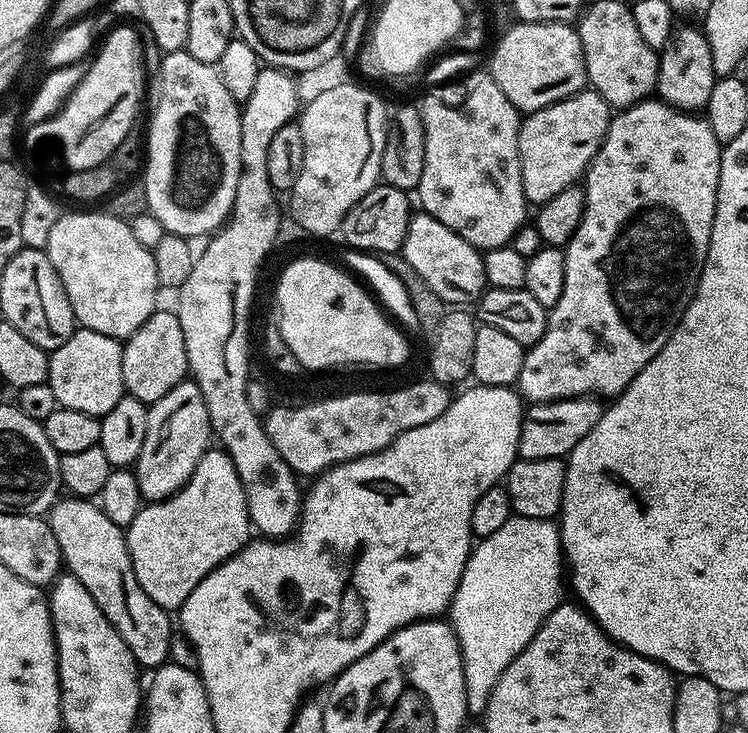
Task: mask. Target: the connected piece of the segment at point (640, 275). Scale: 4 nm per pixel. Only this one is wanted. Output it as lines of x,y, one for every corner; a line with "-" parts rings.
649,98
640,104
635,104
629,108
617,111
613,115
612,121
608,124
608,129
604,135
602,146
596,152
596,157
588,166
587,172
582,177
582,187
584,189
584,213
582,214
582,222
578,226
578,230
572,236
572,240
564,248
564,257
566,258
566,286
562,286
562,298
558,298
558,302
549,311
548,329
546,334
542,334
542,338
534,345
531,345
525,351
524,365
522,366
522,374
518,381
518,391
529,405
533,404
549,404
551,400
573,400
575,396
590,396
597,398
615,398
626,390
626,386
630,386
630,382
634,382
634,378
639,374
647,364
654,358
654,354
658,354
658,350
662,350
662,346
666,346
666,342
670,338
670,334
678,326
678,322
684,316
684,311
688,308
692,296
696,292
696,283
700,281
700,271
704,268
704,259
708,257
708,247
710,246
710,234
712,233
712,223
714,222
714,210
716,209
716,191
718,190
718,174
720,173
720,154
722,145
718,142
718,138
714,138
714,130
710,130
707,119
701,118
696,114
679,112
676,108
671,108
669,104
664,103
659,98

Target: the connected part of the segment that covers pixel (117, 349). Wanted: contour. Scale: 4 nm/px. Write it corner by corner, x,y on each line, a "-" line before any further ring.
77,327
76,331
62,346
58,346
48,357
48,379
46,383
54,392
57,405
70,410
82,410
103,418
126,395
122,382
121,341
113,336
98,334
89,328

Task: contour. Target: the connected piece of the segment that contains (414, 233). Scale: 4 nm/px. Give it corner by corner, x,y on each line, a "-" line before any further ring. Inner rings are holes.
417,211
408,223
408,233
402,249
406,262
426,278
430,290
449,306
472,306
486,290
484,257
481,249
470,246
466,238
454,234
450,226
442,226
429,212

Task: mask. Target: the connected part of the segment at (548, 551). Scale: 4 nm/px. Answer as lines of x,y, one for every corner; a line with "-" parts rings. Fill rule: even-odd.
513,514
495,534
483,537
473,547
450,609
450,623
462,650
469,713
483,713
502,670
506,670
506,666
510,666
510,662
522,654
545,618
565,599
564,592
566,596
566,565
560,546
560,530
552,520

